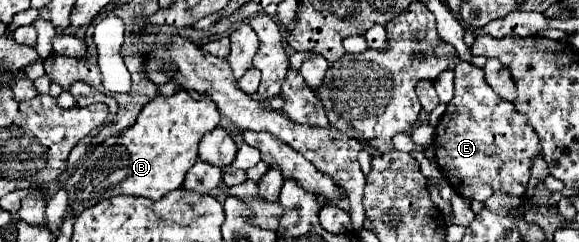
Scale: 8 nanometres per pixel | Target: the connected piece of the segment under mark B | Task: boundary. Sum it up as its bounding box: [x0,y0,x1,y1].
[65,91,219,215]

